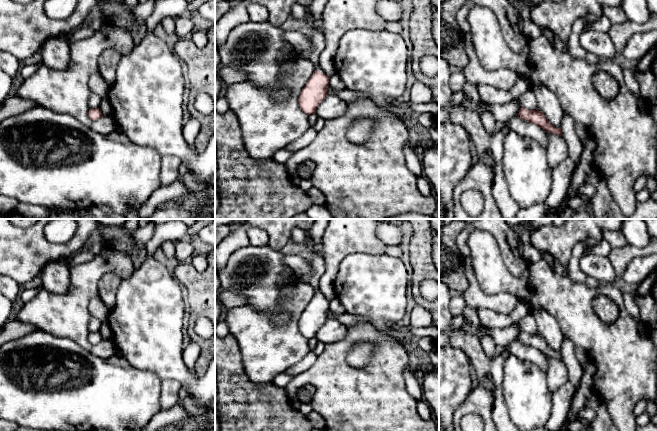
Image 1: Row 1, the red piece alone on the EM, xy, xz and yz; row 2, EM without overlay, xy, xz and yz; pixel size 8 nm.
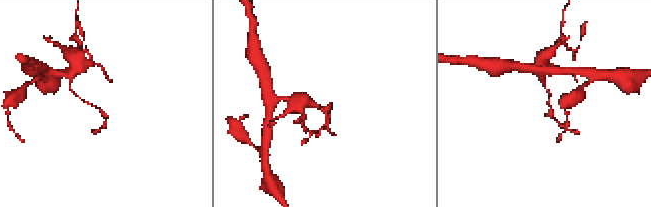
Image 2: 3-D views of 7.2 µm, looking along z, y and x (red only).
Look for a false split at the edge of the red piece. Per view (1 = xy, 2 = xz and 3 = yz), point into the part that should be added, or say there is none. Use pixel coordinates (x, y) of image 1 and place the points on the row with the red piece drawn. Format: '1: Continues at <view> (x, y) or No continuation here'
1: No continuation here
2: No continuation here
3: No continuation here

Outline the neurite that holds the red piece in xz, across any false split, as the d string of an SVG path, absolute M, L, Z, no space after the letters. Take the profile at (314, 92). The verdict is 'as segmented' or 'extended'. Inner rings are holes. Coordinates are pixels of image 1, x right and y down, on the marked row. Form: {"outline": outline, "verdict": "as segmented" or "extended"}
{"outline": "M315 70L300 93L298 99L300 109L307 115L316 114L318 105L329 94L328 86L329 77Z", "verdict": "as segmented"}

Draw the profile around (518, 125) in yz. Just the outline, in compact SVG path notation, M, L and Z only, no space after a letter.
M515 117L509 120L510 129L520 135L525 135L538 141L545 149L548 143L548 134L542 128Z

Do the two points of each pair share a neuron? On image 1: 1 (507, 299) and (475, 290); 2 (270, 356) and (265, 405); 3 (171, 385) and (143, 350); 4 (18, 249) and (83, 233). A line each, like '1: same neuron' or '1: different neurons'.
1: same neuron
2: different neurons
3: different neurons
4: same neuron

